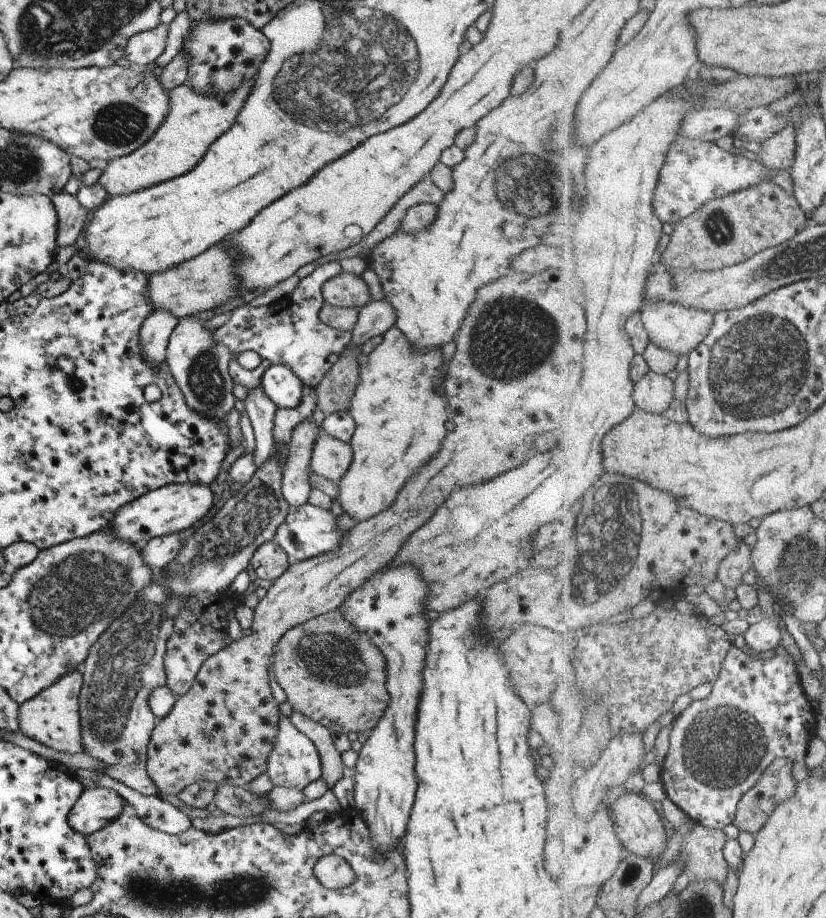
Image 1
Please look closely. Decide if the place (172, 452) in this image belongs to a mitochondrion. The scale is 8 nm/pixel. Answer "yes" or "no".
no

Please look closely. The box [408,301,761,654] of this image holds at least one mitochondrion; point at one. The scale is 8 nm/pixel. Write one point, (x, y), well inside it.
(598, 558)

